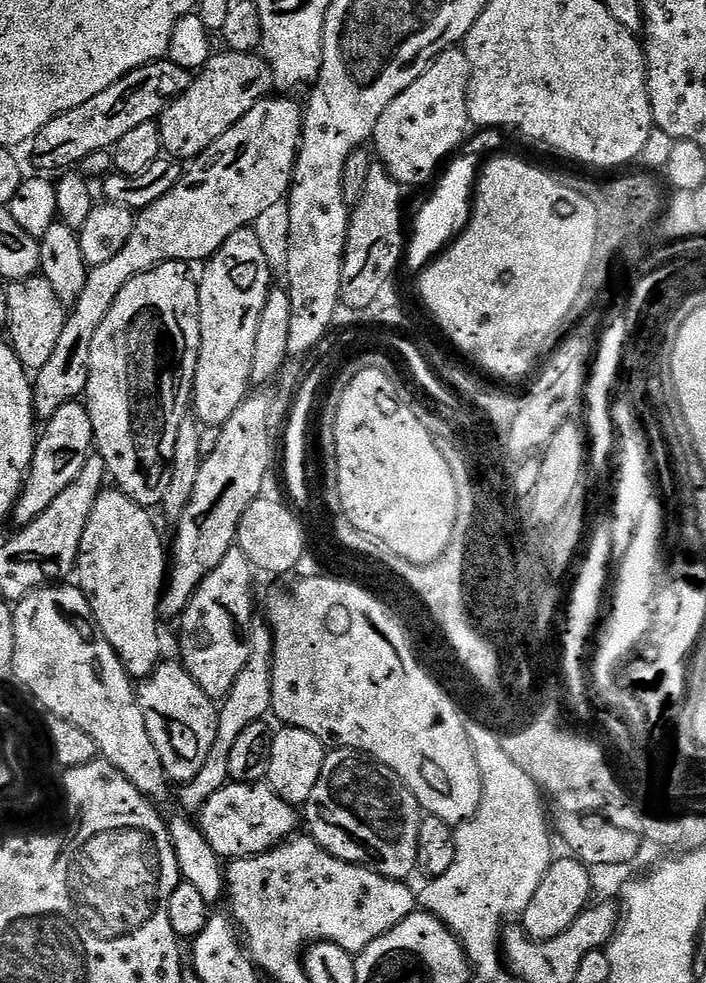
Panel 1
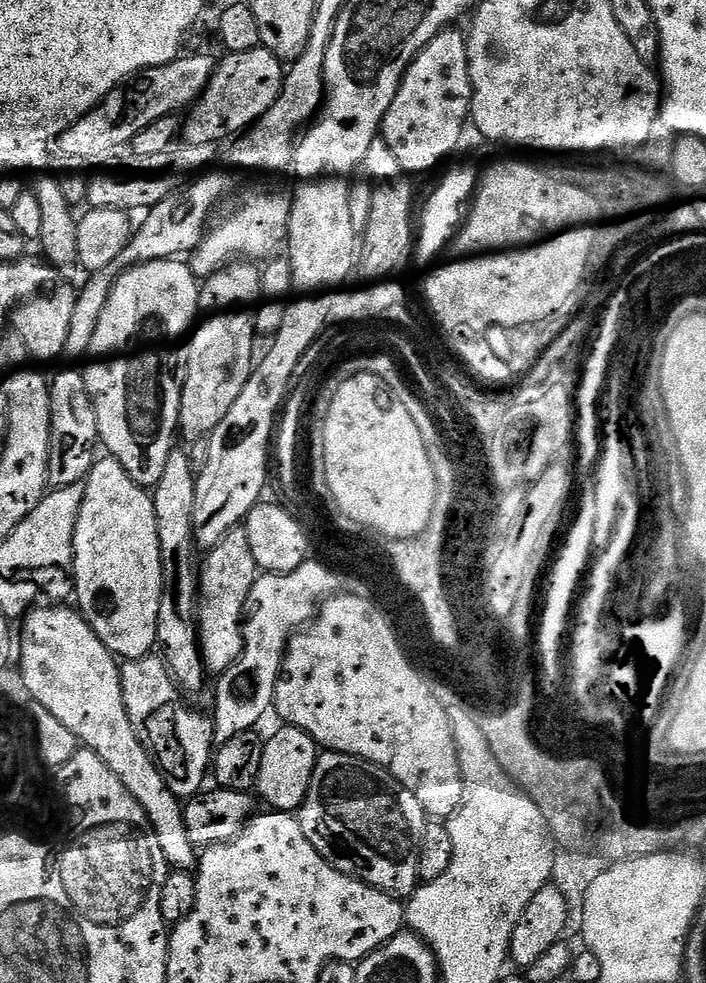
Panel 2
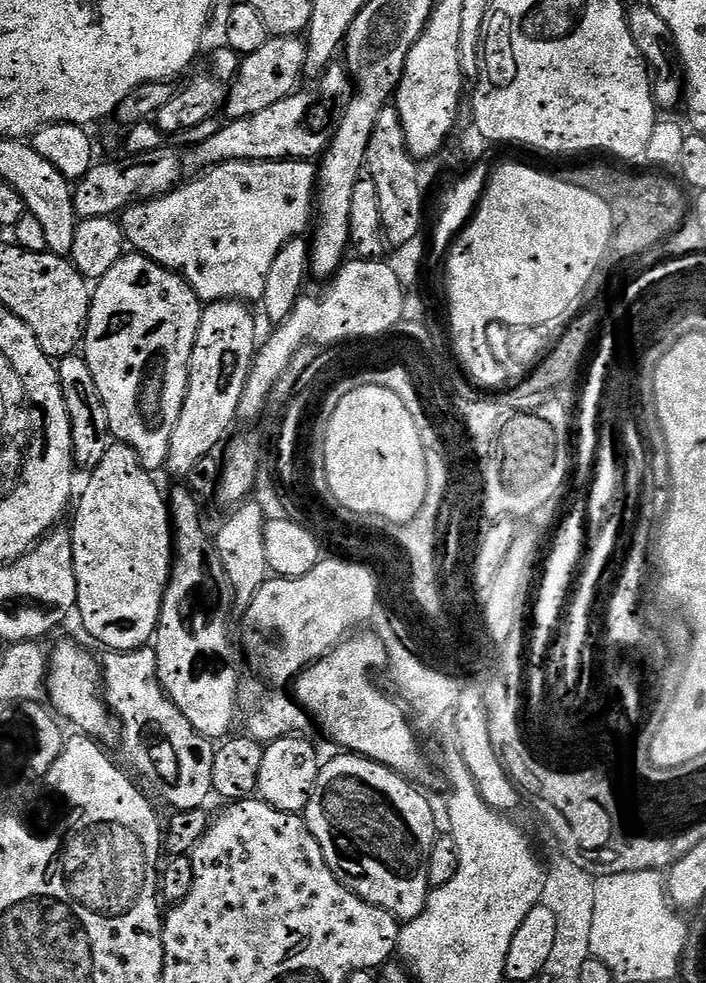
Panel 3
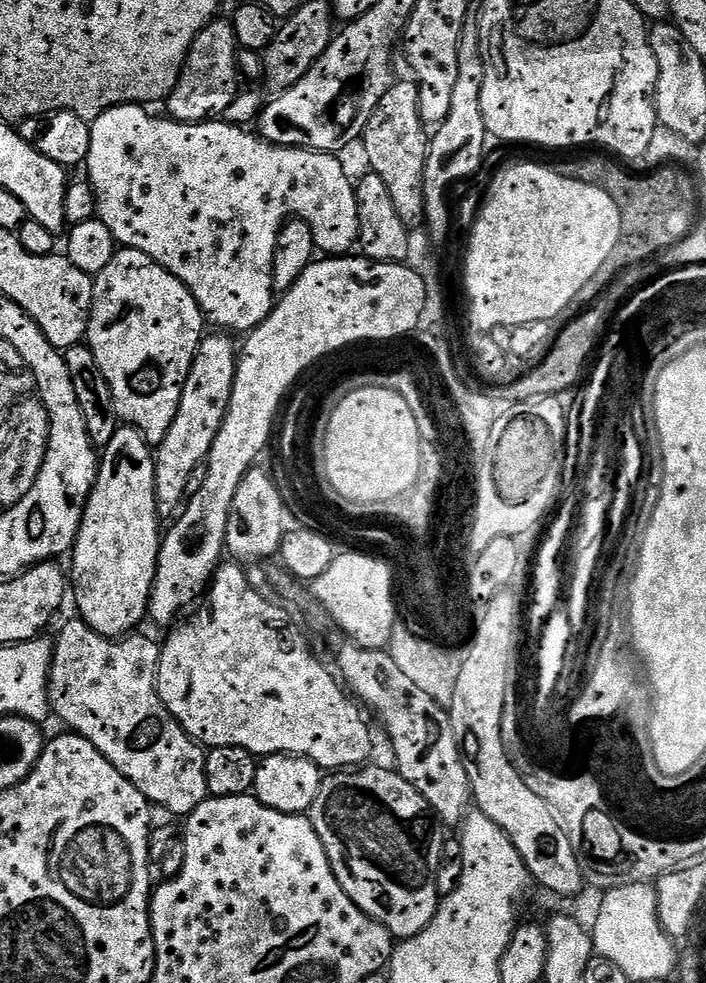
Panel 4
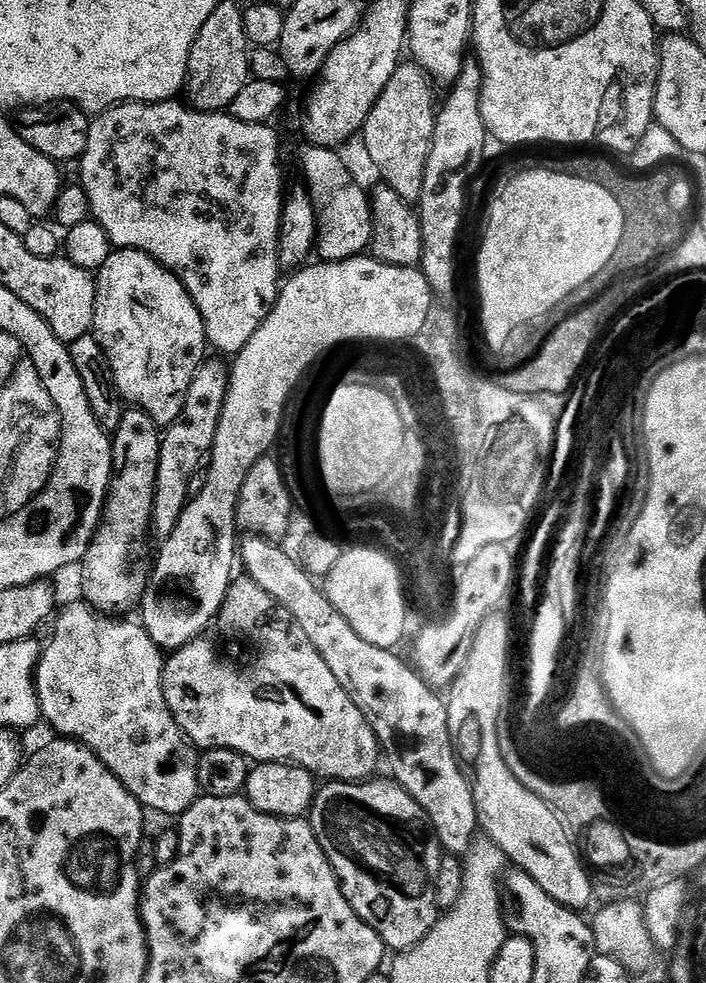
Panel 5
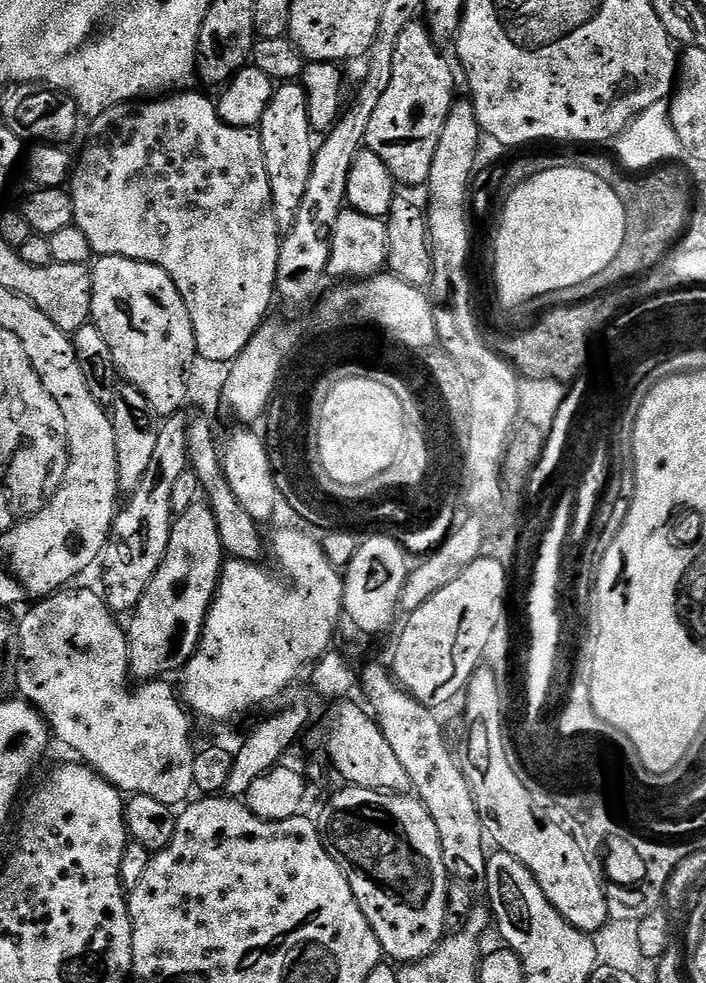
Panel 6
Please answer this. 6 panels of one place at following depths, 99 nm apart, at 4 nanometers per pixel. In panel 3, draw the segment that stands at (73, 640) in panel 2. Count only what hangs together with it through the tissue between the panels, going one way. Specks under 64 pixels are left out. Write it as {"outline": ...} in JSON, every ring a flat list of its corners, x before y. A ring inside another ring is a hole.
{"outline":[[64,640,50,652,47,671,47,699,61,717,73,724,77,733,90,736,101,745,116,744,120,738,120,721,112,715,102,695,102,664,80,644]]}

